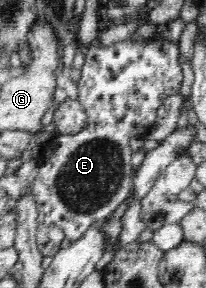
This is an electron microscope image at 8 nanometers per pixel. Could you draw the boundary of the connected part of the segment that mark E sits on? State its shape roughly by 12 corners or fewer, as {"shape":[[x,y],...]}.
{"shape":[[95,40],[78,133],[40,146],[43,257],[126,201],[130,139],[184,79],[169,40]]}

